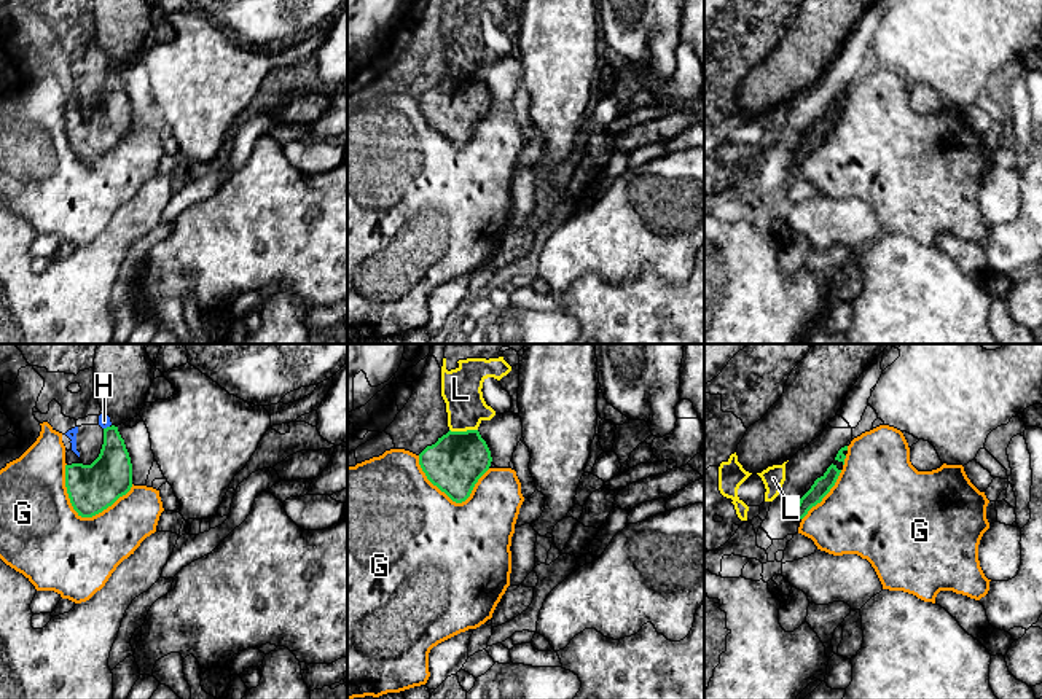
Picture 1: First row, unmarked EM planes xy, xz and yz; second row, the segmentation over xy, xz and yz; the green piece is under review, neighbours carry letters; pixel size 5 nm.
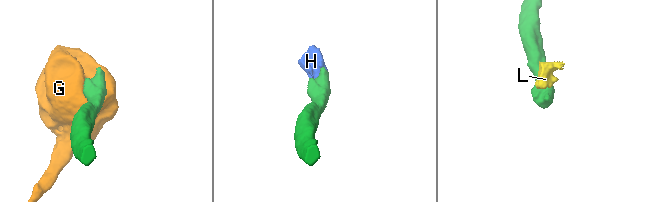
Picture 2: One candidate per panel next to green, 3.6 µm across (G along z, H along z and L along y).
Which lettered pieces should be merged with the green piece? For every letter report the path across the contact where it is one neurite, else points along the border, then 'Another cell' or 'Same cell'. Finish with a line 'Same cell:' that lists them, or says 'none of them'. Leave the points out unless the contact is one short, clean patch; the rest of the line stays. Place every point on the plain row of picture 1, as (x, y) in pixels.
G: Another cell
H: Path across: xy (109, 120), (107, 70), (104, 64). Same cell
L: Boundary: xz (450, 72), (477, 74). Another cell
Same cell: H

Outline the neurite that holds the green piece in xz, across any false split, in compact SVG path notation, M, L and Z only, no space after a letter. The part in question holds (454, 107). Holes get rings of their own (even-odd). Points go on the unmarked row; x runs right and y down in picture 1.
M449 73L419 97L427 123L456 146L470 140L491 105L491 94L478 73Z

